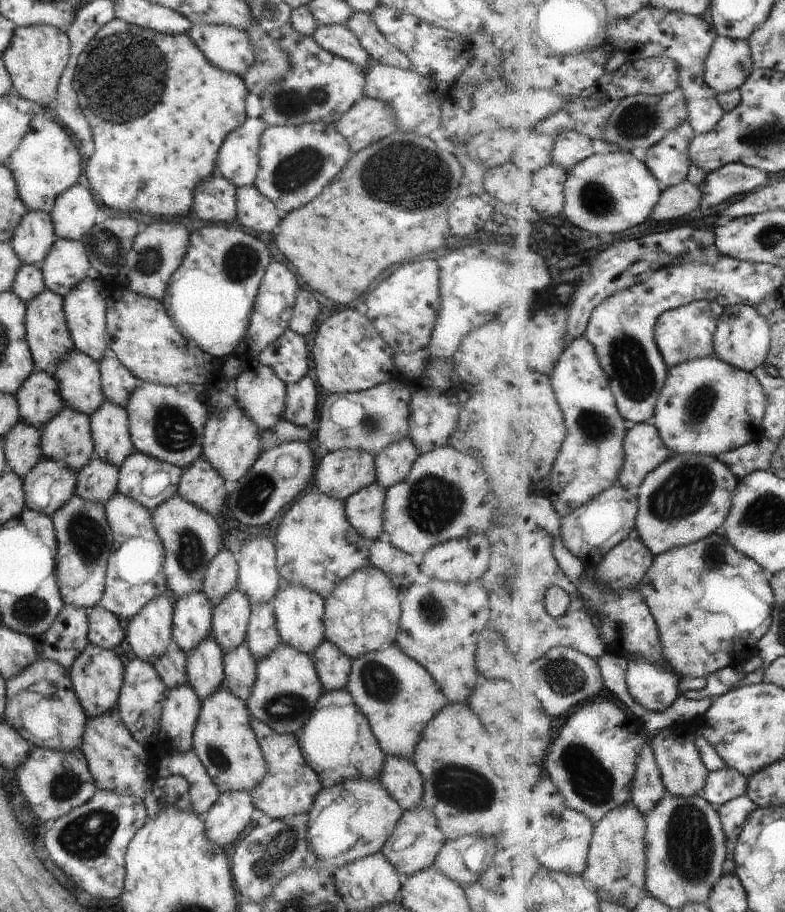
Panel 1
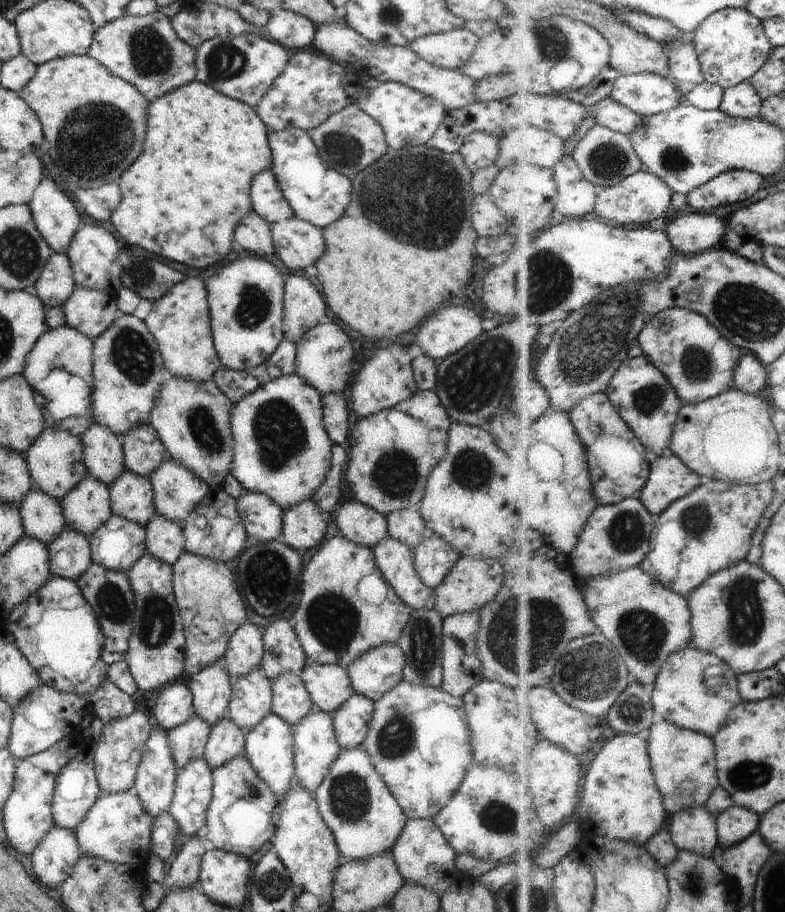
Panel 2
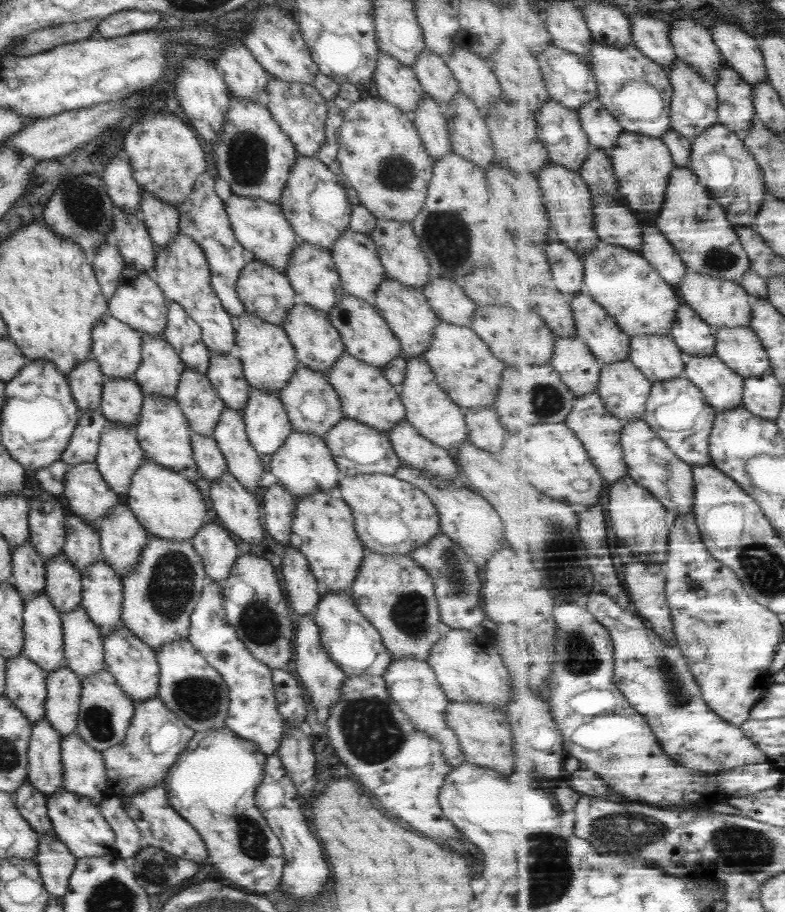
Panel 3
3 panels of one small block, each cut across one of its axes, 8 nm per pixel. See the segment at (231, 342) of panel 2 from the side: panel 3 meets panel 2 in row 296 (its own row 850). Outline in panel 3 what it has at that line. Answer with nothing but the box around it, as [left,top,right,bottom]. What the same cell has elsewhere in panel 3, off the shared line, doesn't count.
[163,728,285,894]

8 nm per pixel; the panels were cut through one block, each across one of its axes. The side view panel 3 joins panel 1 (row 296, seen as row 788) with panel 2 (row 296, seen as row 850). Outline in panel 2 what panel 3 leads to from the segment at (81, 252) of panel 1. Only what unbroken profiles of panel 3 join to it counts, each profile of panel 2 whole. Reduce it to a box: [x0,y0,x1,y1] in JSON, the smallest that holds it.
[61,286,123,340]

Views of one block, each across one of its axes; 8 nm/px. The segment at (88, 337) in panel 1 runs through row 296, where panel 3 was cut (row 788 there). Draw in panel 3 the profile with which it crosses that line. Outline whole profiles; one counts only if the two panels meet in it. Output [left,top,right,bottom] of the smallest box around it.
[61,730,108,807]

